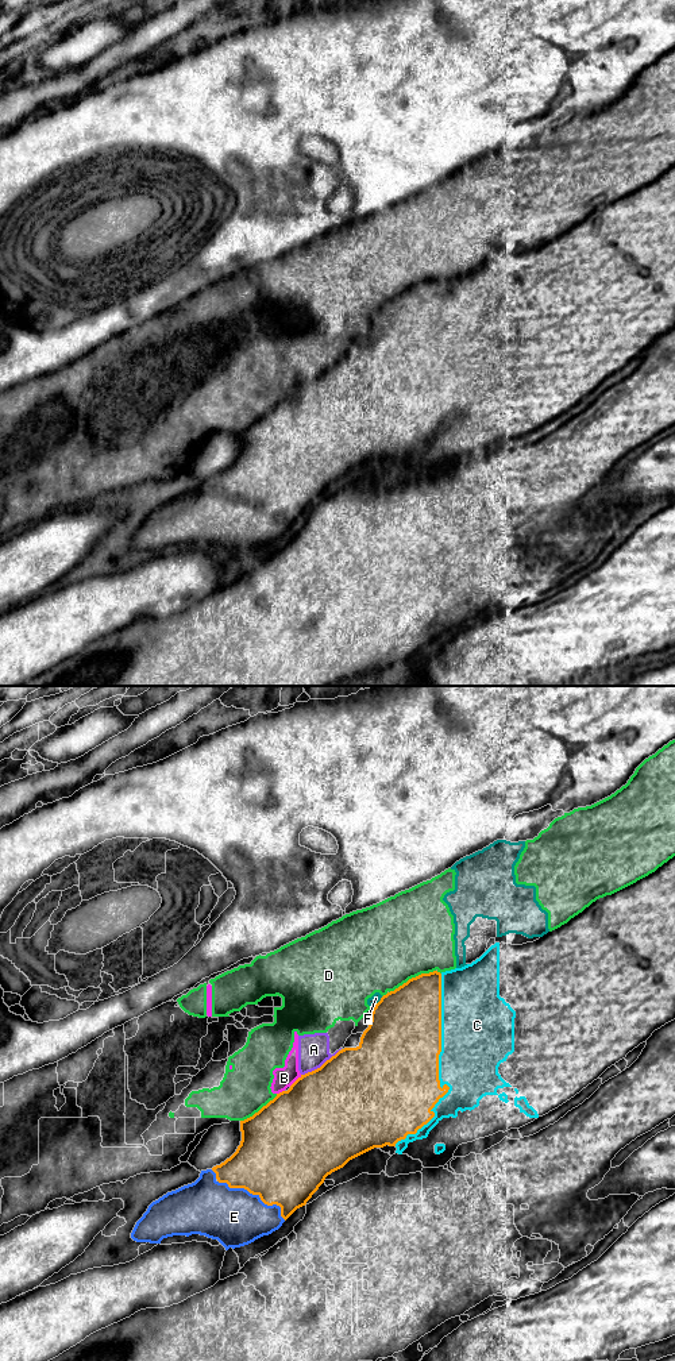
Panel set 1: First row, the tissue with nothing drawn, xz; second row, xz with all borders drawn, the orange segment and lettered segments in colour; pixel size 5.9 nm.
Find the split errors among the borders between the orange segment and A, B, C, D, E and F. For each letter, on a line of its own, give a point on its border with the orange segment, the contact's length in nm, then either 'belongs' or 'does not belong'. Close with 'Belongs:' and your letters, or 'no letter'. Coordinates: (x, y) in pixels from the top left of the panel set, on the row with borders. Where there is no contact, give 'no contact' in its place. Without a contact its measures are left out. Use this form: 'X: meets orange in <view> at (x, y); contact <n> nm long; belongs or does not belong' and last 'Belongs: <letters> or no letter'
A: meets orange in xz at (321, 1065); contact 280 nm long; does not belong
B: meets orange in xz at (296, 1080); contact 100 nm long; does not belong
C: meets orange in xz at (438, 1067); contact 1050 nm long; belongs
D: meets orange in xz at (412, 978); contact 380 nm long; does not belong
E: meets orange in xz at (255, 1194); contact 480 nm long; belongs
F: meets orange in xz at (380, 1001); contact 70 nm long; does not belong
Belongs: C, E

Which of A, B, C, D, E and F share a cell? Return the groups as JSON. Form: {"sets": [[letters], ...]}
{"sets": [["A", "B", "D", "F"], ["C", "E"]]}

